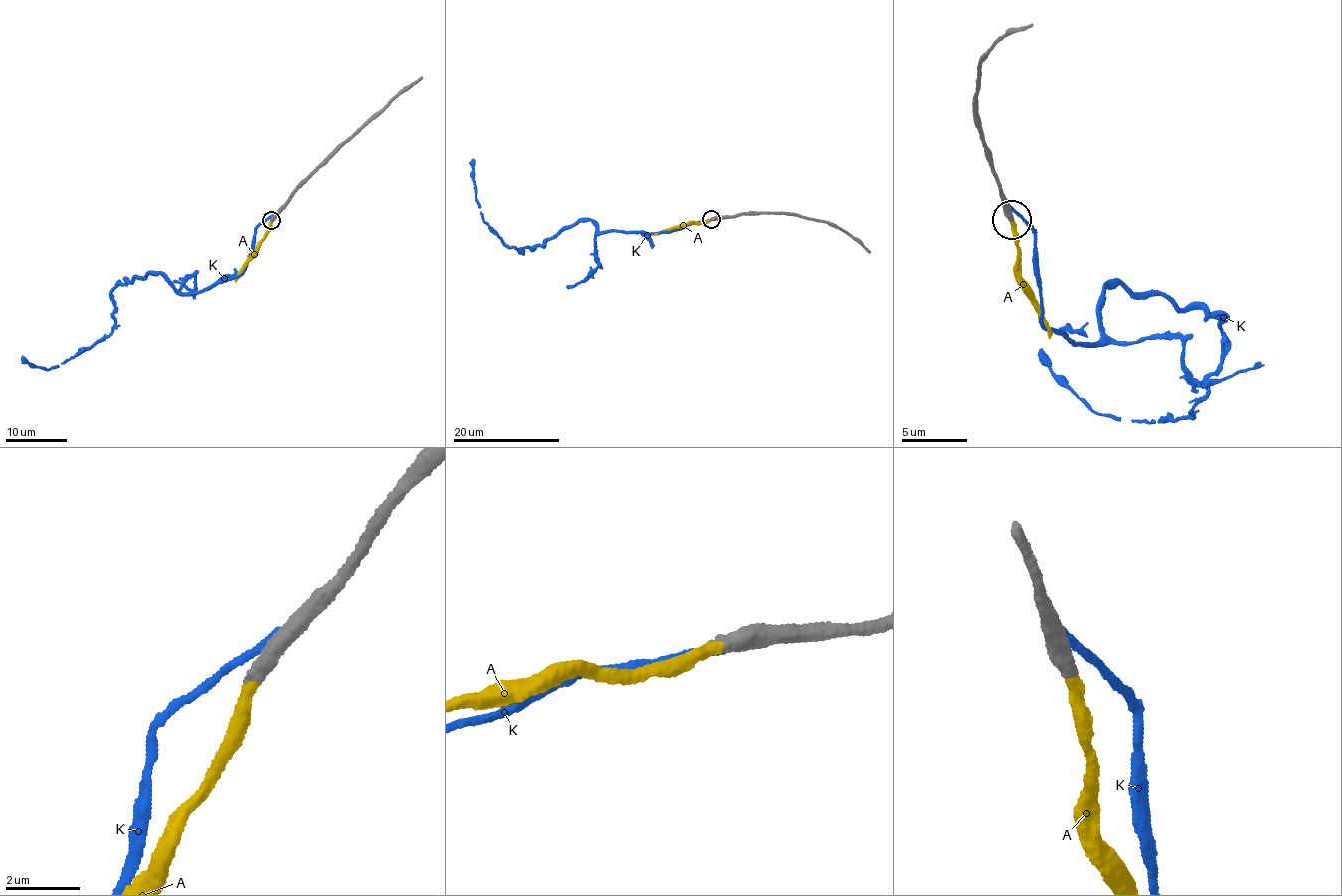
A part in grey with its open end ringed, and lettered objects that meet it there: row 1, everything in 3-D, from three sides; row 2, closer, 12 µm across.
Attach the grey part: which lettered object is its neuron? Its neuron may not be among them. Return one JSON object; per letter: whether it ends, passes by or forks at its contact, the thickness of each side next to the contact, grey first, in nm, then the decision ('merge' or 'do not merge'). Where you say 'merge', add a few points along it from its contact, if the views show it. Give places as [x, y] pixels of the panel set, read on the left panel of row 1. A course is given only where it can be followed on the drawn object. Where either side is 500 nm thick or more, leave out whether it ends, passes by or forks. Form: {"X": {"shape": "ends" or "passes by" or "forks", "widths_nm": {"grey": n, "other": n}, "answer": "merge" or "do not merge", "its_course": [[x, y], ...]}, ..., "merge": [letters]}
{"A": {"shape": "ends", "widths_nm": {"grey": 440, "other": 320}, "answer": "merge", "its_course": [[272, 220], [258, 253], [241, 269], [235, 282]]}, "K": {"shape": "ends", "widths_nm": {"grey": 440, "other": 200}, "answer": "do not merge"}, "merge": ["A"]}

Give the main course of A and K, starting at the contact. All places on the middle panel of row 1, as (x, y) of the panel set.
A: (712, 219), (666, 229), (654, 234)
K: (717, 218), (668, 233), (600, 232), (591, 220), (581, 219), (543, 245), (518, 252), (483, 219), (473, 159)

